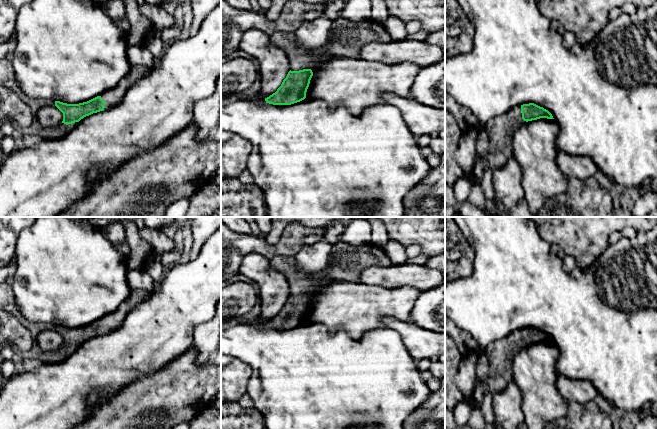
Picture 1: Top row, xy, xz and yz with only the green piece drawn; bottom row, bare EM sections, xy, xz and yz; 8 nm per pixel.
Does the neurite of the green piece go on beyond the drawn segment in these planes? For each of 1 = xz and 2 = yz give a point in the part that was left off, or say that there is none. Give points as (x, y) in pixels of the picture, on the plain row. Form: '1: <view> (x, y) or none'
1: xz (347, 262)
2: yz (500, 354)

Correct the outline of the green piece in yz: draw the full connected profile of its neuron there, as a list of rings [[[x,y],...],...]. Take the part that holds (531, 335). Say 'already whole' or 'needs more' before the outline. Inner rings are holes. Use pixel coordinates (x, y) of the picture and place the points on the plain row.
needs more; [[[534,327],[516,330],[506,337],[490,343],[486,350],[489,360],[489,375],[486,381],[475,383],[473,408],[479,408],[486,391],[499,392],[513,382],[512,363],[521,349],[521,344],[532,345],[540,342],[554,343],[552,338]]]

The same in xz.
needs more; [[[337,242],[332,246],[327,268],[312,274],[304,274],[297,268],[295,259],[287,256],[276,256],[270,260],[271,268],[281,272],[289,285],[290,295],[275,317],[265,322],[266,327],[273,329],[291,329],[306,322],[306,316],[313,300],[312,292],[332,282],[359,282],[362,271],[368,266],[386,267],[392,265],[383,248],[373,244],[352,246]]]

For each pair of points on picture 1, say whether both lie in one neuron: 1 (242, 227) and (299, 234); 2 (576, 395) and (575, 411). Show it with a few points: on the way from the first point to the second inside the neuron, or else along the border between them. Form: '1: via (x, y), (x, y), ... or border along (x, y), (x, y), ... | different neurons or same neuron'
1: border along (231, 229), (251, 234) | different neurons
2: border along (592, 400), (586, 403), (569, 403) | different neurons

